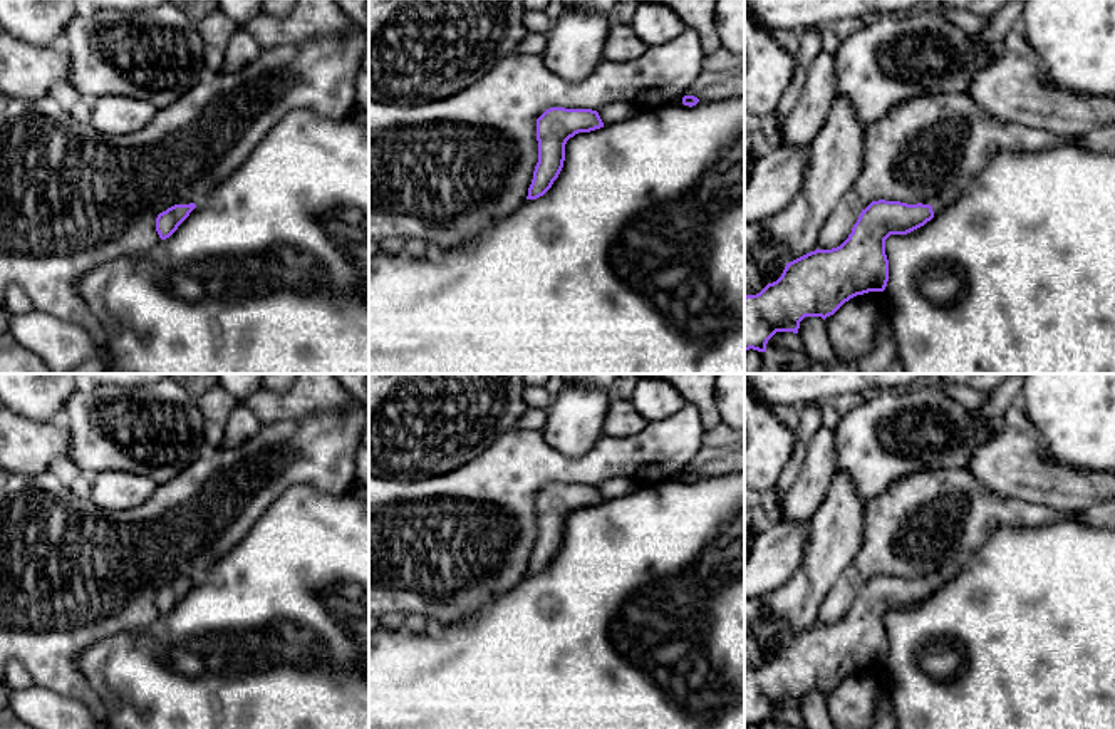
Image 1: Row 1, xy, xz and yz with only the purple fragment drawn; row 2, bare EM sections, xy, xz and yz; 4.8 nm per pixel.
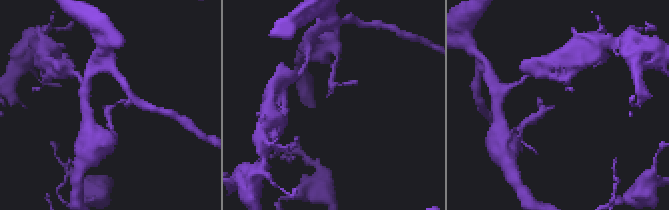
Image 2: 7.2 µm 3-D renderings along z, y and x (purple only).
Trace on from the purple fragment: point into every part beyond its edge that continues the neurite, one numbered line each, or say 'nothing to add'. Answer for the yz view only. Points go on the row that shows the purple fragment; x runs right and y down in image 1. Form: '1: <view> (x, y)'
1: yz (951, 191)

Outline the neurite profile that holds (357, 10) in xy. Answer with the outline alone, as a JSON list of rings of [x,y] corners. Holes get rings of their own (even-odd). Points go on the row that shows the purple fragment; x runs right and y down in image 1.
[[[335,0],[335,3],[369,35],[369,0]]]

